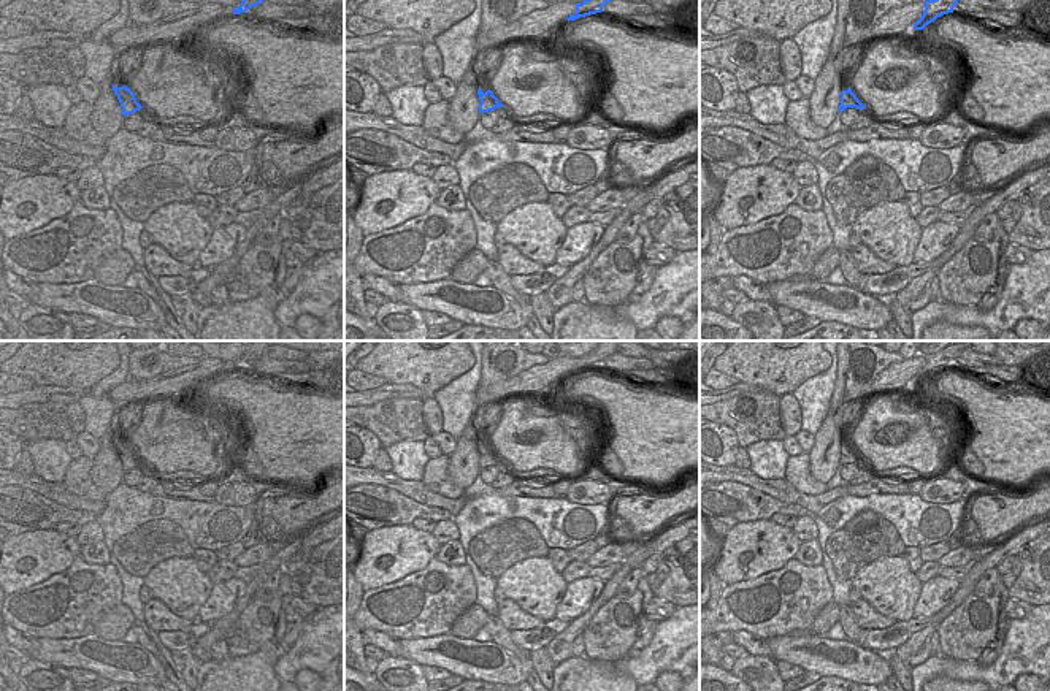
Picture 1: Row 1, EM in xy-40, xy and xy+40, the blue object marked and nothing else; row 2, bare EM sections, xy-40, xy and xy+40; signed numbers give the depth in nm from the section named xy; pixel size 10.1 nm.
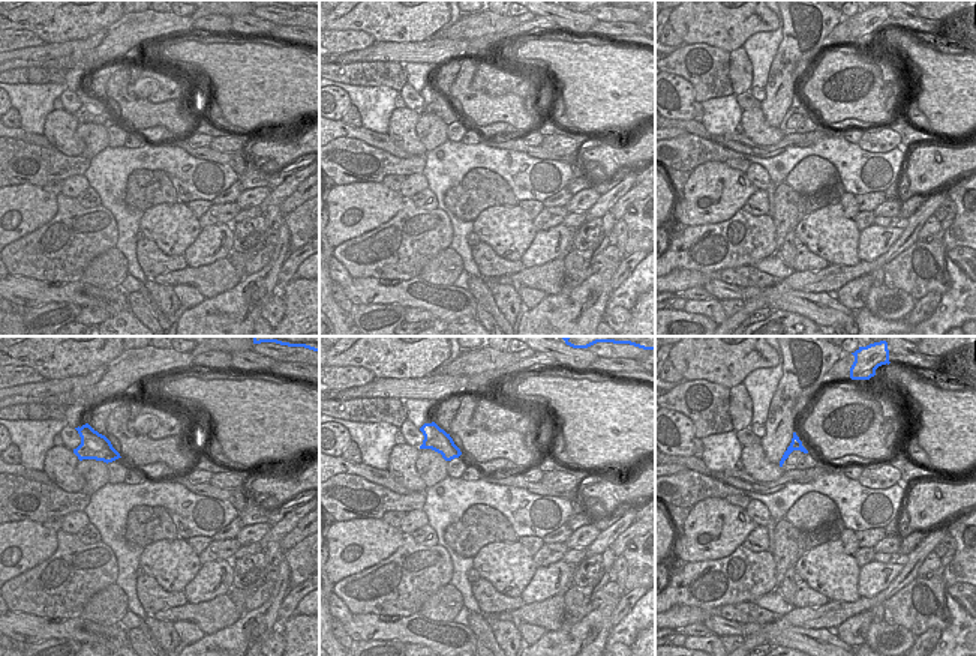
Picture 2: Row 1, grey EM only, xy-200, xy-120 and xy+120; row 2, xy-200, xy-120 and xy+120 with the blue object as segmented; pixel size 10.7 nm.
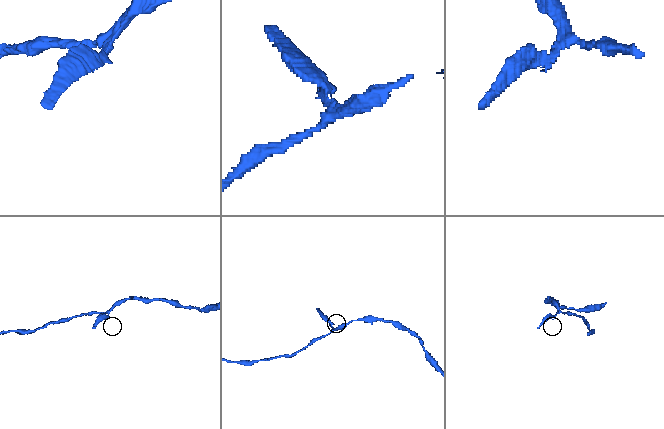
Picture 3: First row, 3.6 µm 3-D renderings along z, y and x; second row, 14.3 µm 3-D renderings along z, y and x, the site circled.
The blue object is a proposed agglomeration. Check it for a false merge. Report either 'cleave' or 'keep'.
cleave

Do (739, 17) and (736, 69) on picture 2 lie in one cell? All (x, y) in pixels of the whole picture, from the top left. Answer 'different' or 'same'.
different

